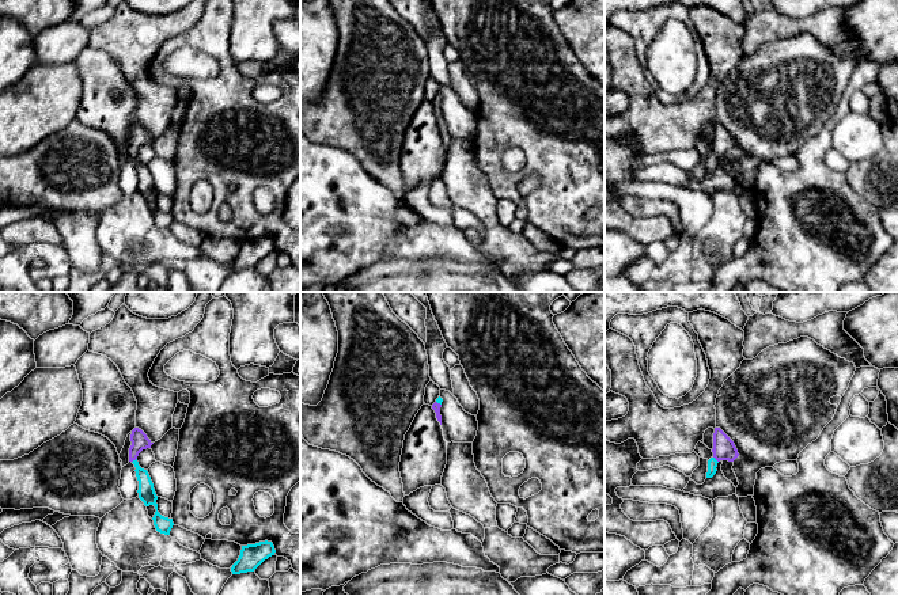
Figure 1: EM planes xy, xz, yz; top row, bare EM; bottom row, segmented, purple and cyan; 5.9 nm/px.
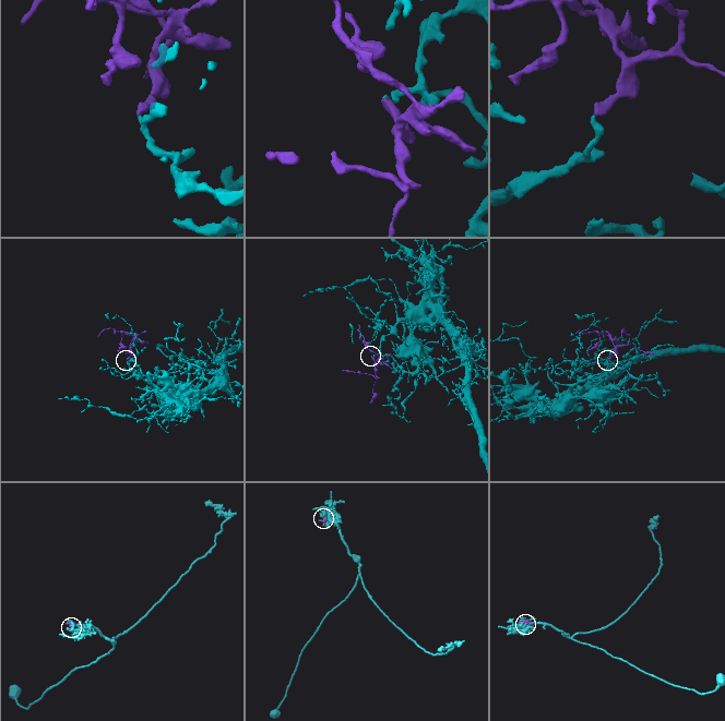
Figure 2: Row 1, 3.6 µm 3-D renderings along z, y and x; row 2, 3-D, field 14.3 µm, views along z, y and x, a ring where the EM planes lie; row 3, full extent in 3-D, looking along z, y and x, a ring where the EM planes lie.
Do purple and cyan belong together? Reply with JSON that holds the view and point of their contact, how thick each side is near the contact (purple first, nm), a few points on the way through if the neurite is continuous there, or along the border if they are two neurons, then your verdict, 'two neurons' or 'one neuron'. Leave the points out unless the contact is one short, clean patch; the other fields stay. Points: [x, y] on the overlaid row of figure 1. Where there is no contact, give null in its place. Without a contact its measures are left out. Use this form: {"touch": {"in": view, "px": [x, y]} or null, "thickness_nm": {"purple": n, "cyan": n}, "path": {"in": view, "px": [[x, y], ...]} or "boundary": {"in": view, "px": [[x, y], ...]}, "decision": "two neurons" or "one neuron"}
{"touch": {"in": "xy", "px": [133, 459]}, "thickness_nm": {"purple": 100, "cyan": 100}, "path": {"in": "xy", "px": [[139, 439], [133, 459], [143, 475], [147, 494]]}, "decision": "one neuron"}

